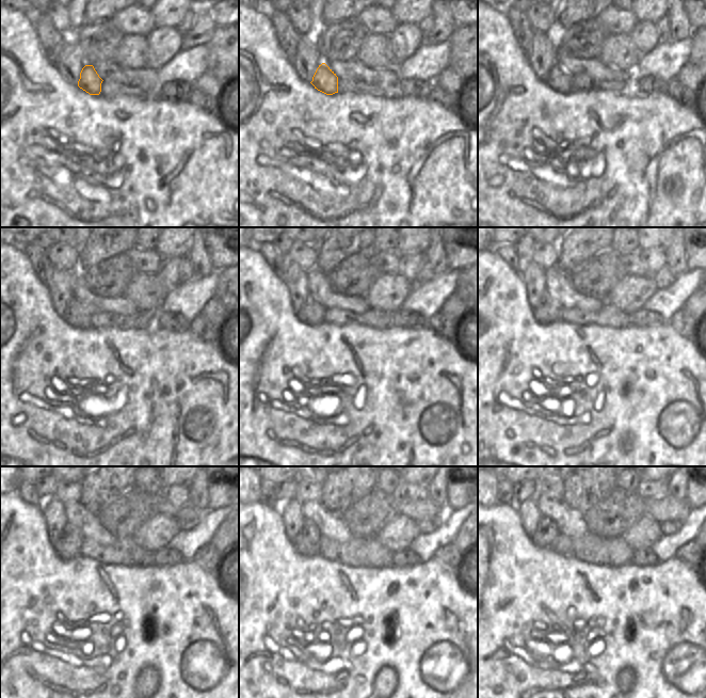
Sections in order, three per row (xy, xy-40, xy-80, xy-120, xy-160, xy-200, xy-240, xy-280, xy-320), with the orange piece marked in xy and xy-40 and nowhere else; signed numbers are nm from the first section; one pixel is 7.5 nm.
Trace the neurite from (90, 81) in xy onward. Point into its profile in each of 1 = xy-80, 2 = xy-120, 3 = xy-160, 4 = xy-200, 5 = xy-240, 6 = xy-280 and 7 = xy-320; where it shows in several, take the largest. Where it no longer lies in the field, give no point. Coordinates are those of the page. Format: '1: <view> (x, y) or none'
1: xy-80 (558, 79)
2: xy-120 (76, 315)
3: xy-160 (311, 313)
4: xy-200 (548, 311)
5: xy-240 (68, 545)
6: xy-280 (306, 542)
7: xy-320 (546, 532)

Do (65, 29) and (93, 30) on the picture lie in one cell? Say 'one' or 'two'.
two

